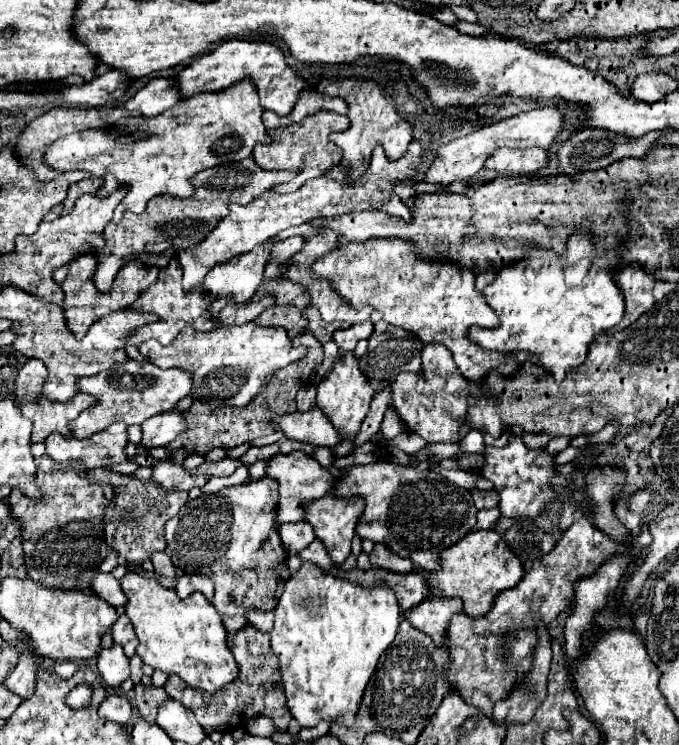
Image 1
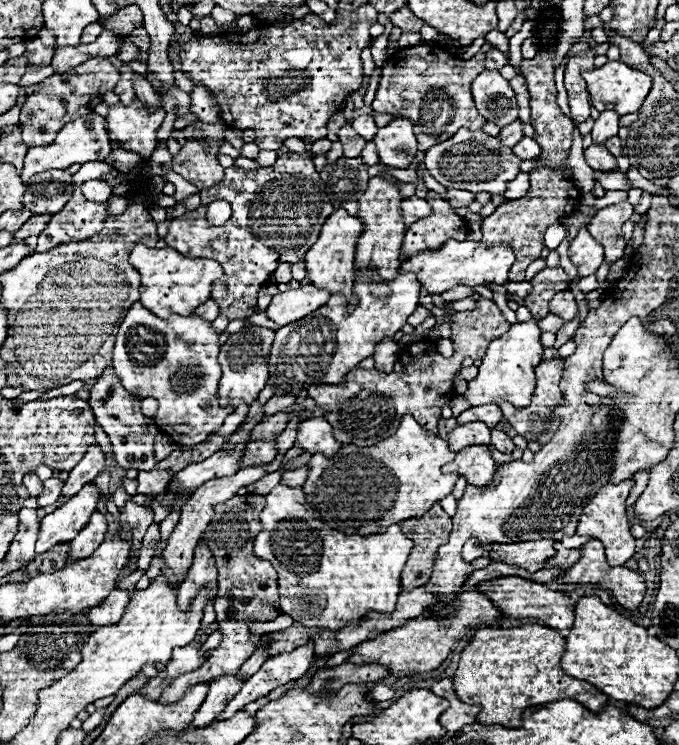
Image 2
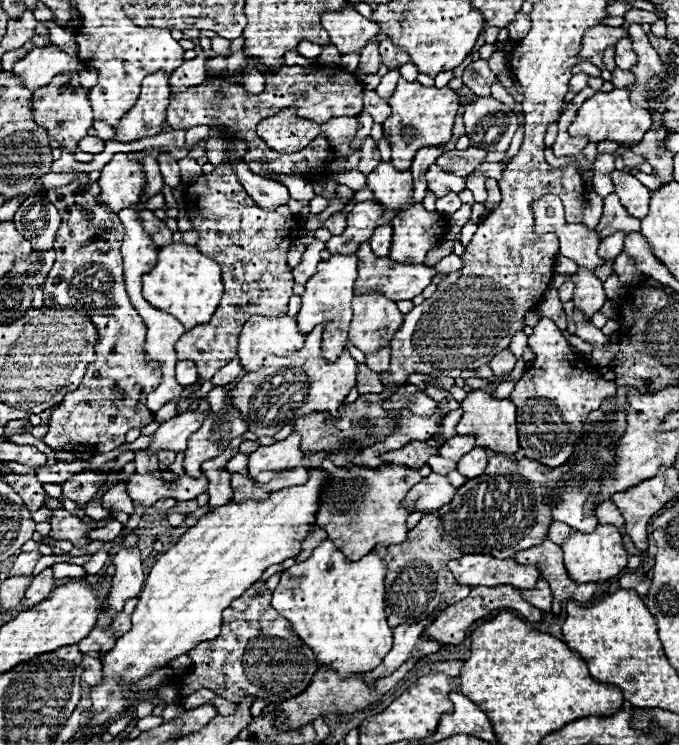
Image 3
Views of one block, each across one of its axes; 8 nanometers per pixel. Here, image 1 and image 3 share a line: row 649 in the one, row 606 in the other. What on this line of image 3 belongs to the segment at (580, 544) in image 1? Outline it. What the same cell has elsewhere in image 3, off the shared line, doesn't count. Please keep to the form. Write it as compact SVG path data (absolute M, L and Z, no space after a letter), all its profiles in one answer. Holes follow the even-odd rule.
M476 586L472 588L470 596L444 608L436 620L424 630L424 638L432 638L432 640L438 640L442 644L460 644L466 636L466 630L480 618L488 616L492 610L500 610L500 608L510 608L510 610L516 610L518 614L522 614L526 620L530 622L540 622L542 620L542 612L538 608L534 608L532 604L528 604L520 592L514 588L514 586L496 586L496 588L486 588L486 586Z

